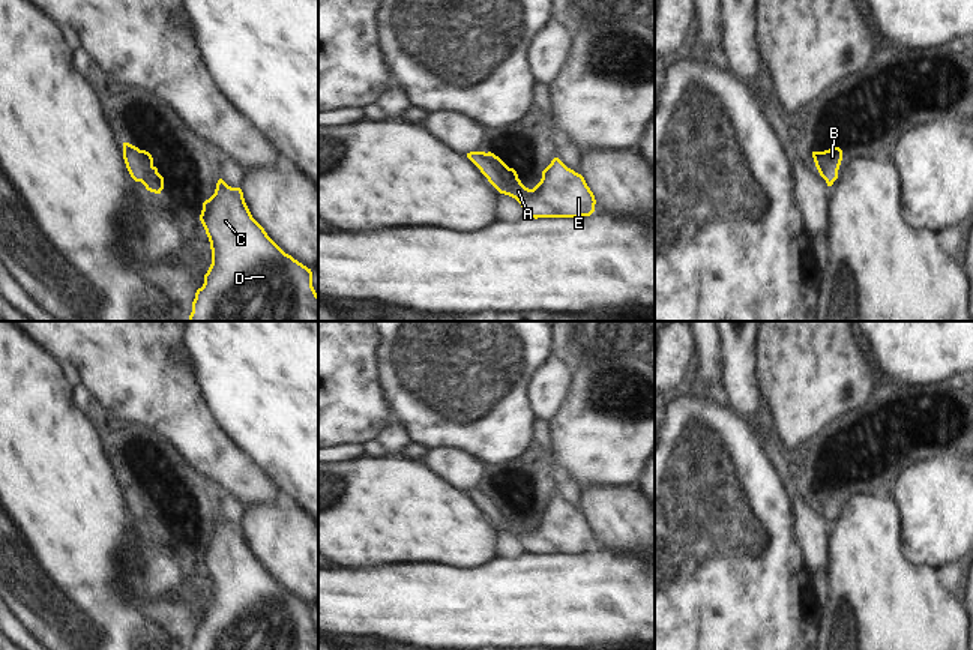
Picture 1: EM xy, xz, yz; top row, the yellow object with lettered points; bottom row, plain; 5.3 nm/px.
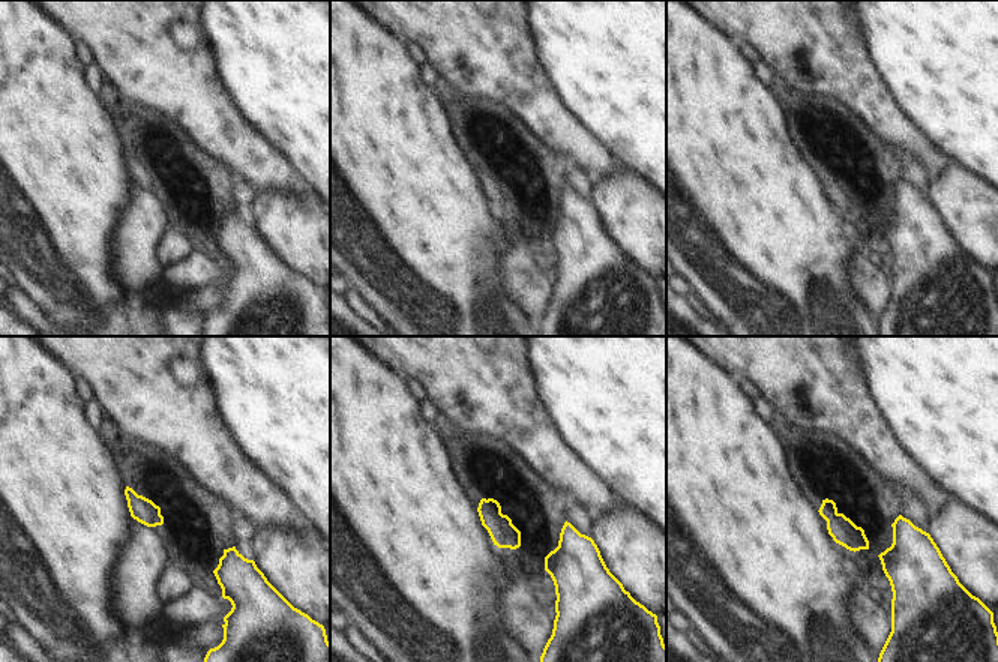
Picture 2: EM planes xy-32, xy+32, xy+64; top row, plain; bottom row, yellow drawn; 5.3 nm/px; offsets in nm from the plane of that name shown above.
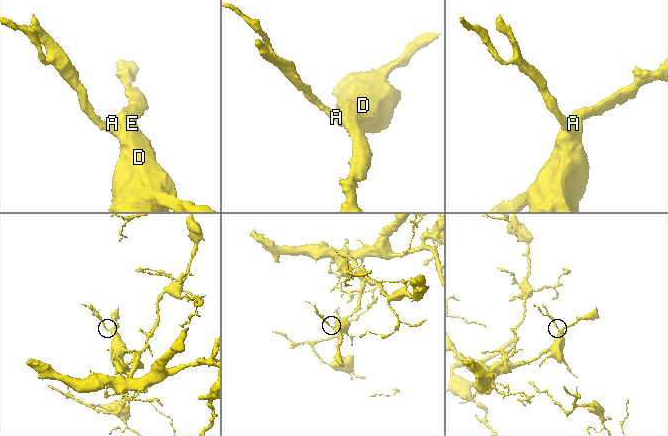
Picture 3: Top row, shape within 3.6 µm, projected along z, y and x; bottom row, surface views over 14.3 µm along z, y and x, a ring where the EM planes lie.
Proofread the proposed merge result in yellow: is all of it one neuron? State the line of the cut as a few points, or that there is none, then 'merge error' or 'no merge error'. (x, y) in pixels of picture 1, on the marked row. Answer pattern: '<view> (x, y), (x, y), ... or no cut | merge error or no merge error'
no cut | no merge error

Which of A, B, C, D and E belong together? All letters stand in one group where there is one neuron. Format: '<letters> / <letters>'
A B C D E

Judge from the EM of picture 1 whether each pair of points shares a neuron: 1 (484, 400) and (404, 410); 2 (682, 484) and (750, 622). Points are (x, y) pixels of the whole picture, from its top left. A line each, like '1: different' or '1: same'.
1: same
2: same

